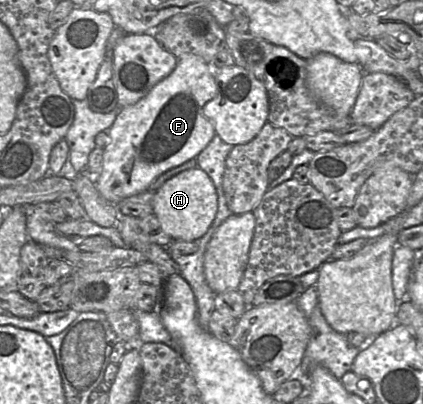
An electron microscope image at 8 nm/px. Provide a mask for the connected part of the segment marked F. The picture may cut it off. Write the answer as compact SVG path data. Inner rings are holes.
M184 54L179 57L170 75L158 82L137 103L121 108L113 125L109 128L110 142L104 148L101 173L96 177L98 191L110 202L120 200L148 190L151 183L166 171L197 158L215 136L215 128L203 113L204 105L218 93L215 71L202 57Z

